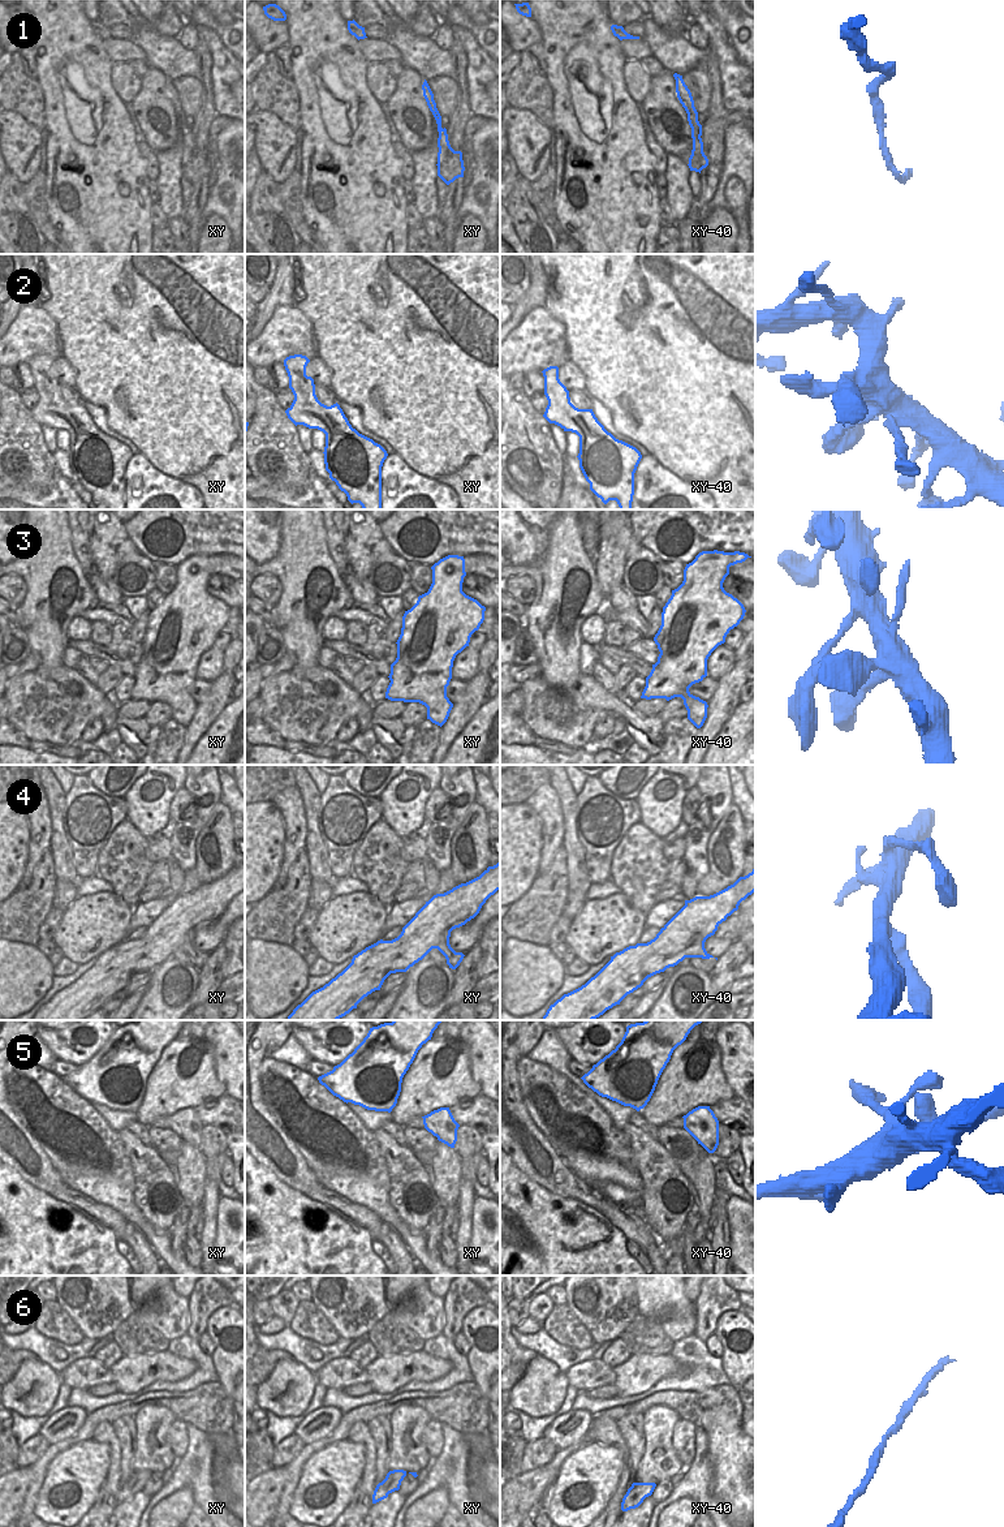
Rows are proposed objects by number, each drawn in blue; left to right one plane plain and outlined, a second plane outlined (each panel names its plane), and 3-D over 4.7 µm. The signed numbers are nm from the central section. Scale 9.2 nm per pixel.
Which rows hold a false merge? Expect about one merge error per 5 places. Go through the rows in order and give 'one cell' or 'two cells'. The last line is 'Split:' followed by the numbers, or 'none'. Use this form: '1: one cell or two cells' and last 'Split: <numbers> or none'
1: one cell
2: one cell
3: one cell
4: one cell
5: two cells
6: one cell
Split: 5

